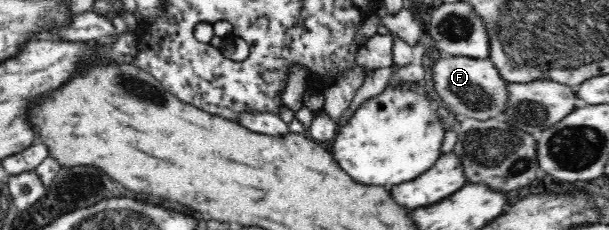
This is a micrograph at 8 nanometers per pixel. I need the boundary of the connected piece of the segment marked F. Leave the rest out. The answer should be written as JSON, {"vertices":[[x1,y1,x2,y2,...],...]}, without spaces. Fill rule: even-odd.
{"vertices":[[446,56,440,58,433,68,435,91,442,105,450,109,460,119,475,118,487,121,505,114,509,101,508,81,501,77,499,69,491,58]]}

